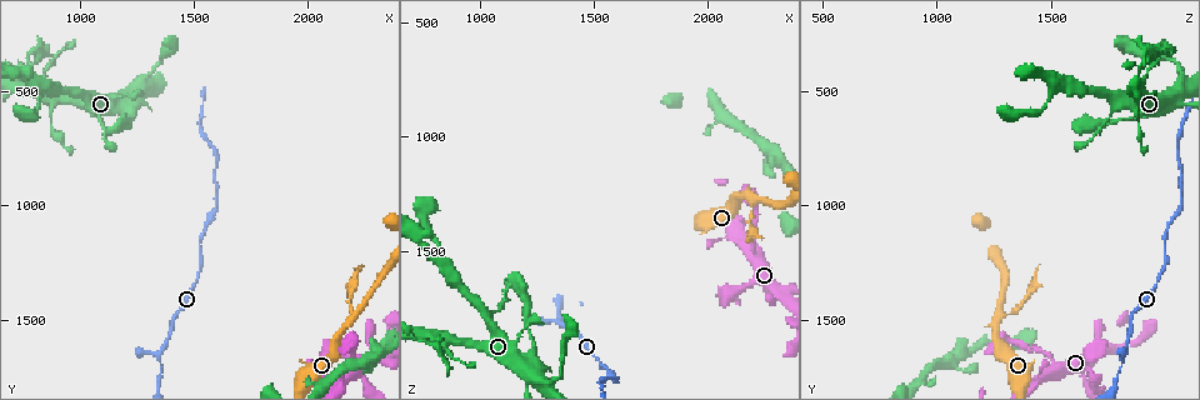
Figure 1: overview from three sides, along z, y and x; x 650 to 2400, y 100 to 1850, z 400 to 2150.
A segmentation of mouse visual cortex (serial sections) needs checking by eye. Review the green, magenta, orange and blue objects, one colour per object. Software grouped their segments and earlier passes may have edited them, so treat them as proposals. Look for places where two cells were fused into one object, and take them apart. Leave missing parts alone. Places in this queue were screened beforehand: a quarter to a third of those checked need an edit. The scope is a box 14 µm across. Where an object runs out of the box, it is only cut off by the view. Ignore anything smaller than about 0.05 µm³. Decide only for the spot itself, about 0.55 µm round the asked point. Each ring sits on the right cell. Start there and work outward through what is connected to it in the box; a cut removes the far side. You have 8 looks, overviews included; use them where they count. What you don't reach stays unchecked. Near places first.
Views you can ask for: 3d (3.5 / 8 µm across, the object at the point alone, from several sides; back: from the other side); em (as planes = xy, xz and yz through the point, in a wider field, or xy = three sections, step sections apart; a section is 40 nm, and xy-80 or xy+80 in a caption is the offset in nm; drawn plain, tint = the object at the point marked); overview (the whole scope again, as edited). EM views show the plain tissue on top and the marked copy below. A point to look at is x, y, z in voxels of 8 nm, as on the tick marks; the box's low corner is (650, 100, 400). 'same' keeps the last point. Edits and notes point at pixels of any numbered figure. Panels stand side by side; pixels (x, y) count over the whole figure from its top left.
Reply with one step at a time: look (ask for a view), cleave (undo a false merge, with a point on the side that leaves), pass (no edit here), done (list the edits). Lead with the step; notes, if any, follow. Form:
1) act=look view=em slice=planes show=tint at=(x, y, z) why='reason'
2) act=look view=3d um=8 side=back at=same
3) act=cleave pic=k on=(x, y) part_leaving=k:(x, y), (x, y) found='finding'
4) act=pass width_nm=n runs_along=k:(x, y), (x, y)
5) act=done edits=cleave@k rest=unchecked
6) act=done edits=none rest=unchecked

act=look view=3d um=3.5 at=(1360, 1720, 1820) why='thin neck'

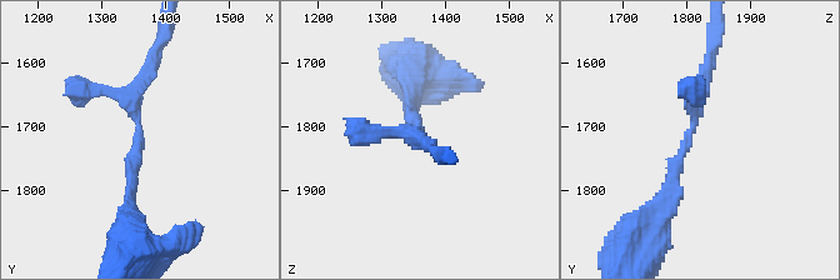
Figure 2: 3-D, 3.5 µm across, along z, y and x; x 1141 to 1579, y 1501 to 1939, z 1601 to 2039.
act=look view=em slice=xy step=5 show=tint at=(1360, 1700, 1805)

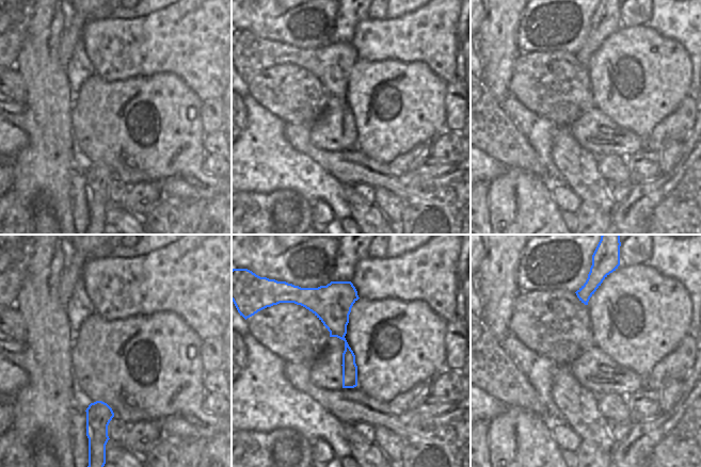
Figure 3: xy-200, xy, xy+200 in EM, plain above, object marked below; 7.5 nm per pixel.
act=pass runs_along=2:(710, 56), (695, 126), (660, 206) found='continuous, no second cell'

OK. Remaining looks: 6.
act=look view=3d um=8 at=(2190, 1510, 1260) why='two arms in line, one across'

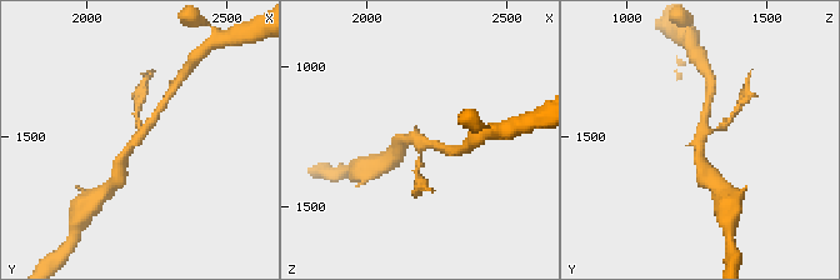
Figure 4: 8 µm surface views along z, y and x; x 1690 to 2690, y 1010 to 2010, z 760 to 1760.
act=look view=3d um=3.5 at=(2180, 1510, 1260) why='zoom in'

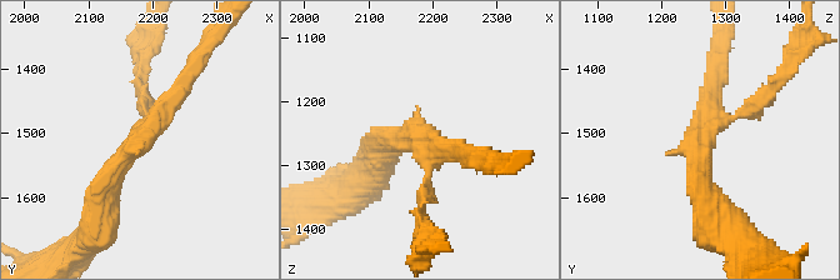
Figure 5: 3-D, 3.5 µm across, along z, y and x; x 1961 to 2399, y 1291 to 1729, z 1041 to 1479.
act=look view=em slice=xy step=2 show=tint at=(2180, 1505, 1260) arms=3 arm_widths_nm=100,250,300

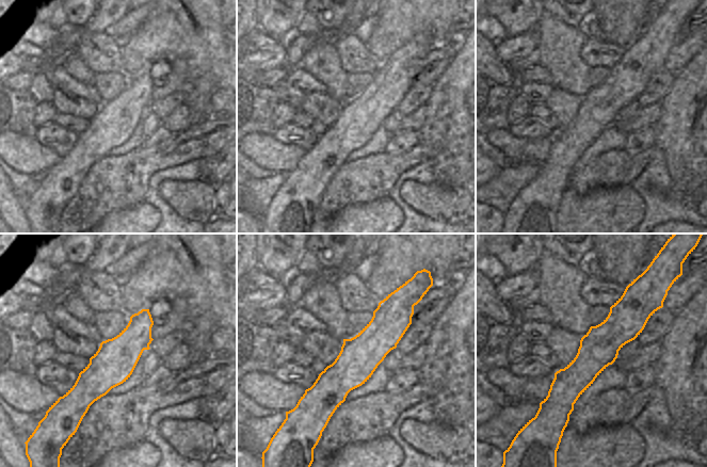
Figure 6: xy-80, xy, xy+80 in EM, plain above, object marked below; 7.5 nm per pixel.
act=cleave pic=5 on=(769, 100) part_leaving=5:(726, 119), (769, 95), (810, 34) found='two cells meet here'

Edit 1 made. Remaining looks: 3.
act=look view=3d um=8 at=(2120, 1640, 1670) why='sharp bend'

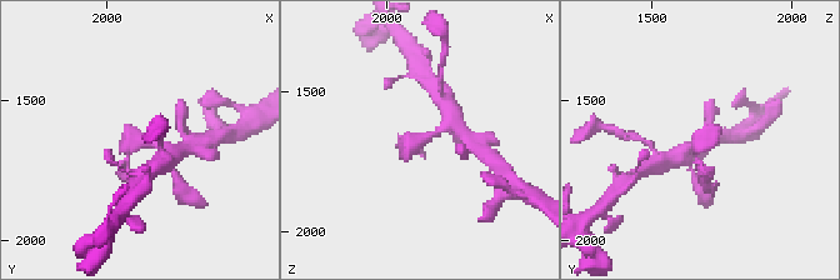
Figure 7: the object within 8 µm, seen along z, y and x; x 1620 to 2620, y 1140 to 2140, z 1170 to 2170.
act=look view=3d um=3.5 at=(2100, 1650, 1670)

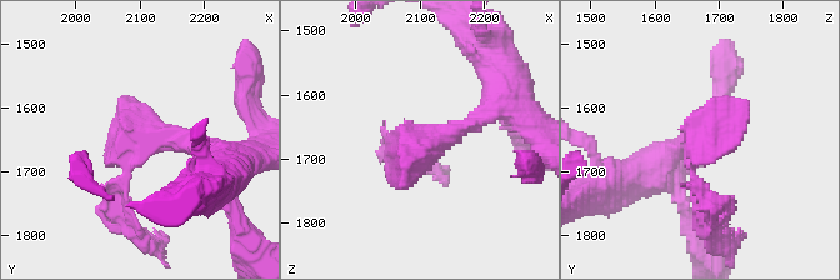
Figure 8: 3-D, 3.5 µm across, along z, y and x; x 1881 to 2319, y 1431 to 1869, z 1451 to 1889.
act=look view=em slice=xy step=1 show=tint at=(2110, 1645, 1670)

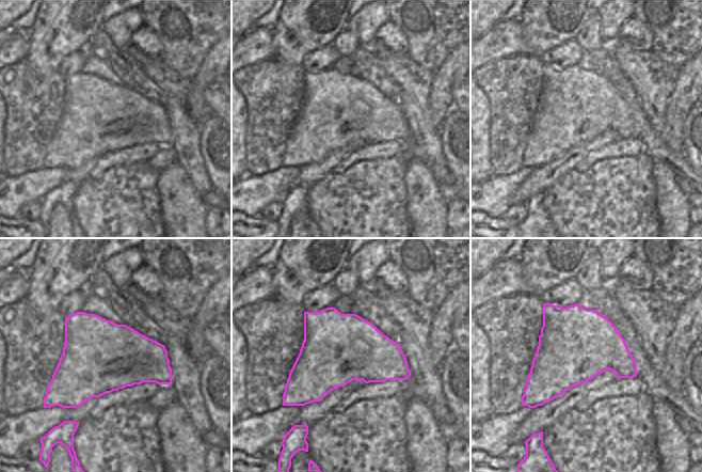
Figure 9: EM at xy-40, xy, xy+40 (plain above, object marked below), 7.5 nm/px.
act=cleave pic=8 on=(115, 216) part_leaving=8:(120, 179), (111, 201), (161, 248) found='two cells meet here'

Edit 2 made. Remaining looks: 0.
act=done edits=cleave@5,cleave@8 rest=unchecked

